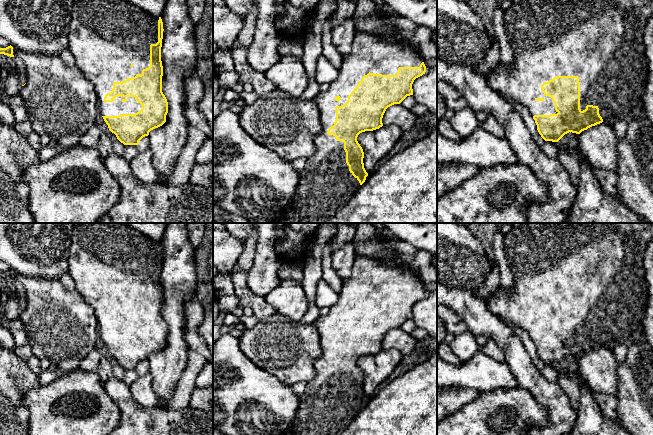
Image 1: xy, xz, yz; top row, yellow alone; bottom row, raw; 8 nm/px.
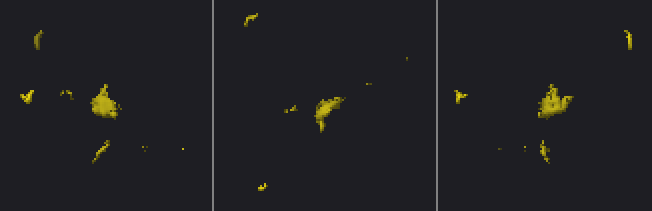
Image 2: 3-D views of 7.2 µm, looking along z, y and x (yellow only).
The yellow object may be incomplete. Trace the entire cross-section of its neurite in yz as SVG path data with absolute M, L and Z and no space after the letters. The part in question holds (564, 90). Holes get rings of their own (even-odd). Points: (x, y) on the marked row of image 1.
M522 0L513 2L505 13L505 30L514 53L513 65L505 68L499 63L497 70L486 77L488 86L498 94L505 94L529 109L537 130L545 141L558 142L565 134L580 134L602 122L613 126L624 120L627 123L642 115L642 97L646 90L647 62L643 41L646 22L653 17L653 0Z

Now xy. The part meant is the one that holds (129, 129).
M77 0L73 3L68 35L68 49L75 58L76 67L83 73L84 77L93 84L95 94L98 98L99 112L108 125L109 130L114 133L117 139L124 145L138 145L139 141L143 137L148 136L151 130L162 126L166 122L168 102L162 92L163 66L161 61L161 47L163 31L161 17L155 17L125 0Z

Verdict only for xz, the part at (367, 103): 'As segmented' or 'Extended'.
Extended

